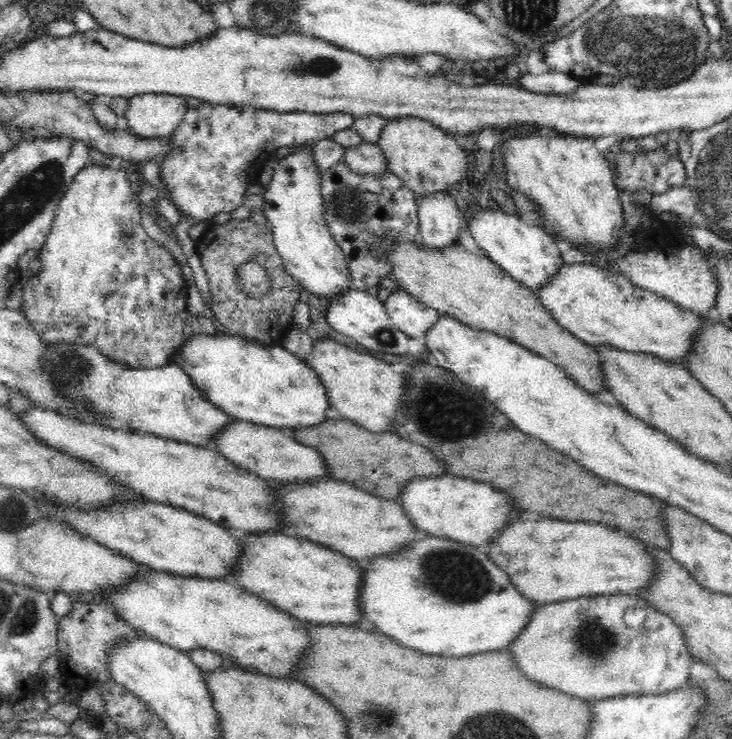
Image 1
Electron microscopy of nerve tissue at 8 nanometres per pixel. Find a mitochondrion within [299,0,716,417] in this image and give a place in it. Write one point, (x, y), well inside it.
(652, 48)

